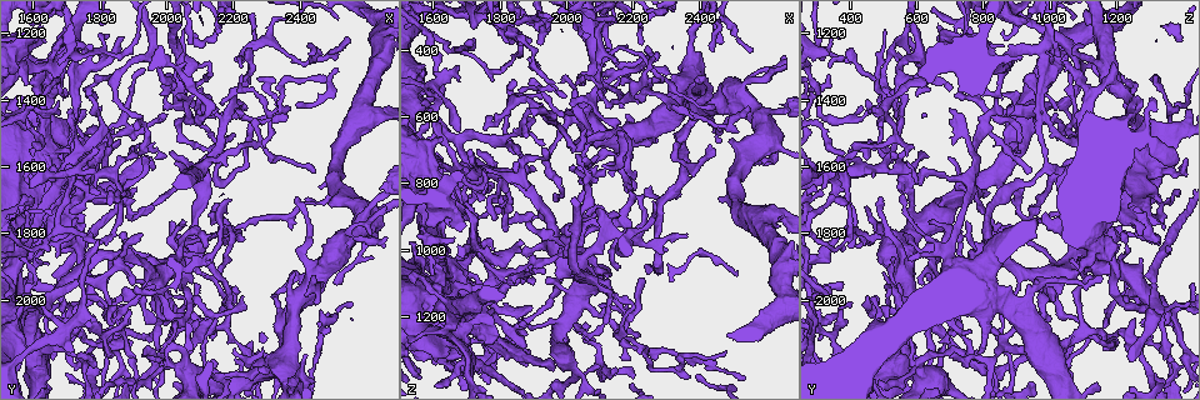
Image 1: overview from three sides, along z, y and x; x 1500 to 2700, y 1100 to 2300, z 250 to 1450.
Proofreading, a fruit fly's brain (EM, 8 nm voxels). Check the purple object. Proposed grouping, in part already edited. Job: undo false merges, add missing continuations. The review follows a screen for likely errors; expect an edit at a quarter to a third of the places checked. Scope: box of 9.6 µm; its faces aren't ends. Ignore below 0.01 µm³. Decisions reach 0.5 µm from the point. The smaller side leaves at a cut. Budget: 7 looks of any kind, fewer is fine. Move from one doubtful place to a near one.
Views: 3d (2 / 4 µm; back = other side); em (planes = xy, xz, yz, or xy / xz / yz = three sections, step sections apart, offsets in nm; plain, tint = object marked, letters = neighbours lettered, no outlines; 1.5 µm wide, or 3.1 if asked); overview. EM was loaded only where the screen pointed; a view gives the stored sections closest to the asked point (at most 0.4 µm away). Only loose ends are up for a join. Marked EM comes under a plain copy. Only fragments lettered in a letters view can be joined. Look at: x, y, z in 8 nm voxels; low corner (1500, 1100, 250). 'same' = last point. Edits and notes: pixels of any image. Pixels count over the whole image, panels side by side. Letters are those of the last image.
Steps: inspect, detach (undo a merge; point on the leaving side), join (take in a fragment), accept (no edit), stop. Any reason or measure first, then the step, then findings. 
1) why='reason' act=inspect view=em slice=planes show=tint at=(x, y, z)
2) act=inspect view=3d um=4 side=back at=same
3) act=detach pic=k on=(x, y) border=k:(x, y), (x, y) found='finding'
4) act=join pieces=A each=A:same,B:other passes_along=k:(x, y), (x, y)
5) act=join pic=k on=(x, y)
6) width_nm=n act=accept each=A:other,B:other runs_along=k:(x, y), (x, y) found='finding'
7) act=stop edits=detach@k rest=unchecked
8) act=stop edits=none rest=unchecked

why='tapers out' act=inspect view=em slice=planes show=letters at=(2140, 1570, 640)

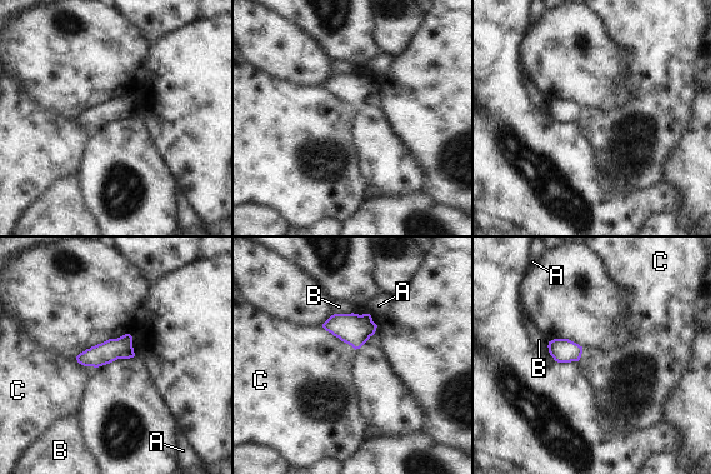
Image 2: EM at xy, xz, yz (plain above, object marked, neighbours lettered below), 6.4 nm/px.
width_nm=130 act=accept each=A:other,B:other,C:other border=2:(323, 327), (355, 349) found='none of them fits'

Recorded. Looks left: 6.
act=inspect view=3d um=4 at=(2110, 1390, 530)

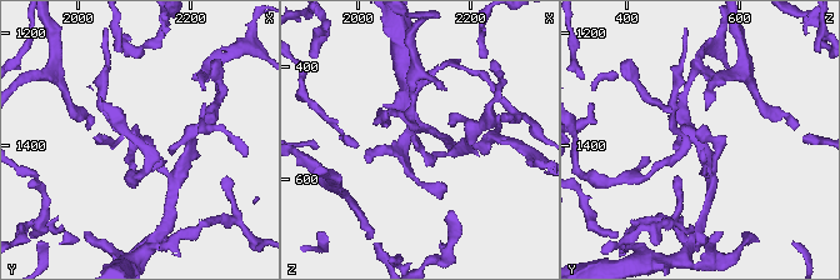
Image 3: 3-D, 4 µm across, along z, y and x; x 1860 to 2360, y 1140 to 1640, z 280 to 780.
arms=3 act=inspect view=em slice=planes show=tint at=(2105, 1380, 520)

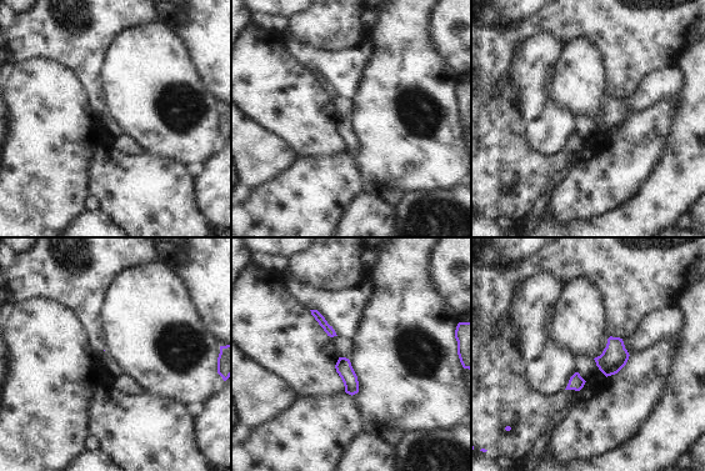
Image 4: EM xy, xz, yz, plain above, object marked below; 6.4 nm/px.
why='see the neighbours' act=inspect view=em slice=planes show=letters at=same

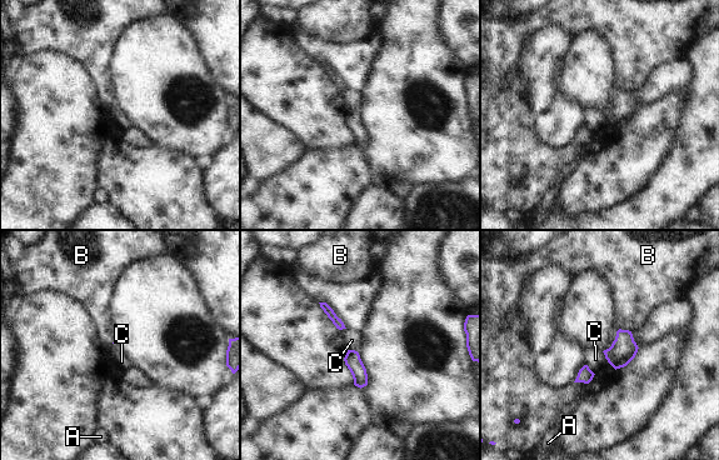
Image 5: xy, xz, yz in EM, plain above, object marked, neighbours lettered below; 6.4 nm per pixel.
width_nm=20 act=accept each=A:other,B:other,C:other border=5:(602, 351), (612, 365) found='one neuron here'

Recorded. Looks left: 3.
why='calibre changes' act=inspect view=em slice=planes show=tint at=(2300, 2220, 840)

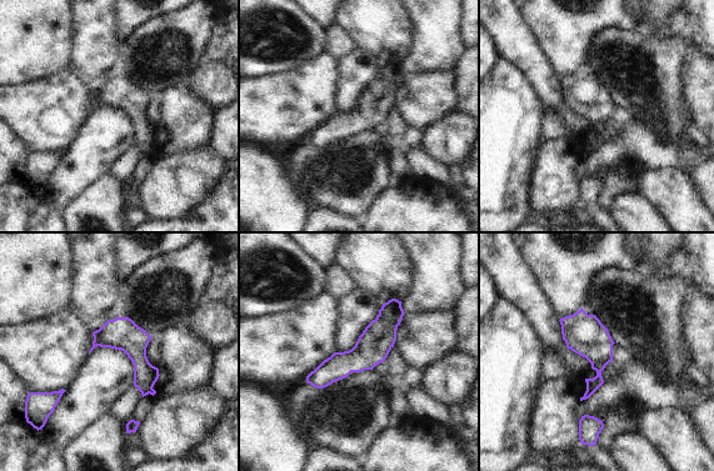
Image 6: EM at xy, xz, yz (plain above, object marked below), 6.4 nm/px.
why='see the neighbours' act=inspect view=em slice=planes show=letters at=same

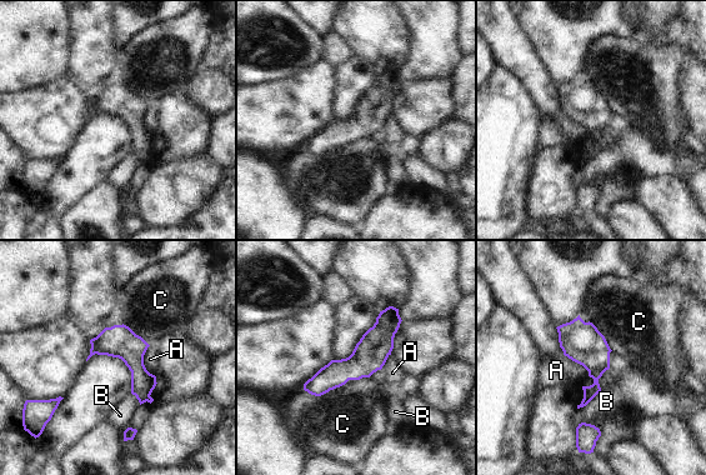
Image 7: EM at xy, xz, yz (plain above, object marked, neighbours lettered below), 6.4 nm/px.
act=accept each=A:other,B:other,C:other border=7:(369, 376), (320, 395), (304, 390) found='all the same neuron'

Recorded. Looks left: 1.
act=stop edits=none rest=unchecked

